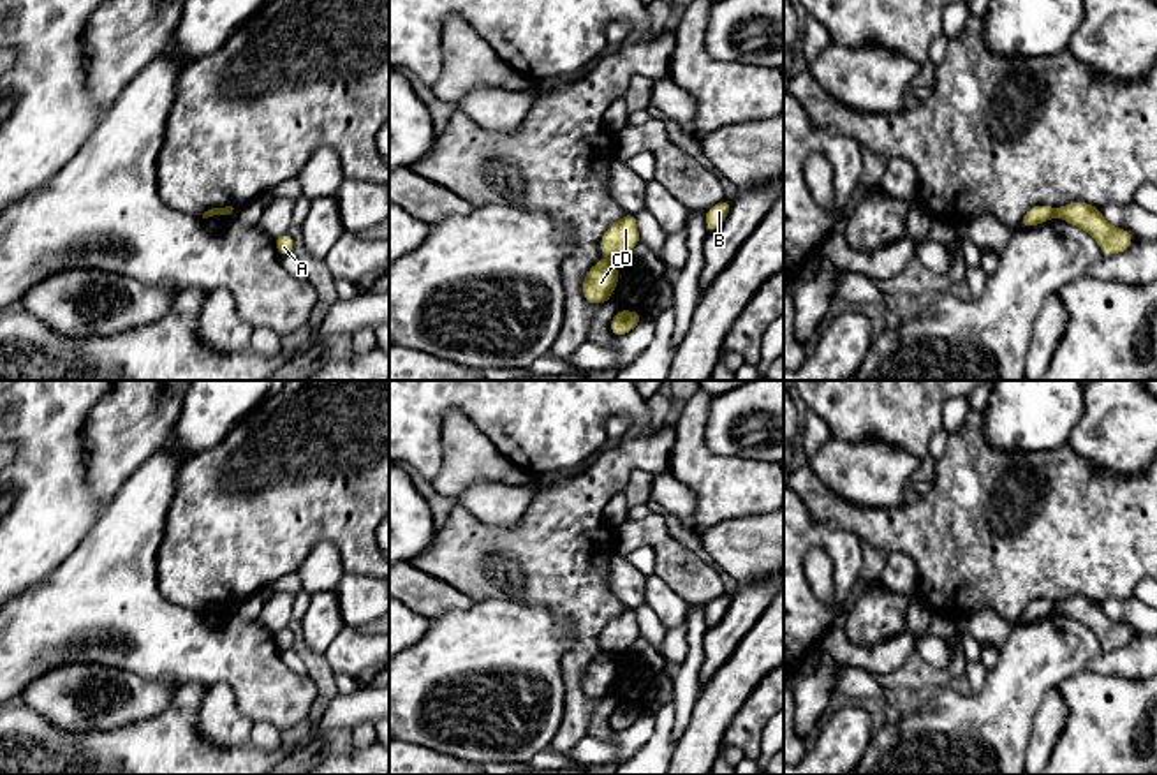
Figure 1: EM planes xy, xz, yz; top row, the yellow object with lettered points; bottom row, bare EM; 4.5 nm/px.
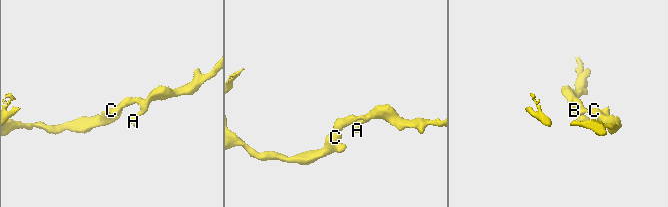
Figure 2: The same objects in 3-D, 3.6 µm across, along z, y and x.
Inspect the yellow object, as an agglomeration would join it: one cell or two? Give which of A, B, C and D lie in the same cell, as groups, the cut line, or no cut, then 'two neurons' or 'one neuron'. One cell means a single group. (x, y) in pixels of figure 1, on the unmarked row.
A B D / C; cut in yz along (1057, 605), (1053, 610); two neurons

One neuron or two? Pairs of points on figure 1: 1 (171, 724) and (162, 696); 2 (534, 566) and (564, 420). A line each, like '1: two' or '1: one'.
1: two
2: two

